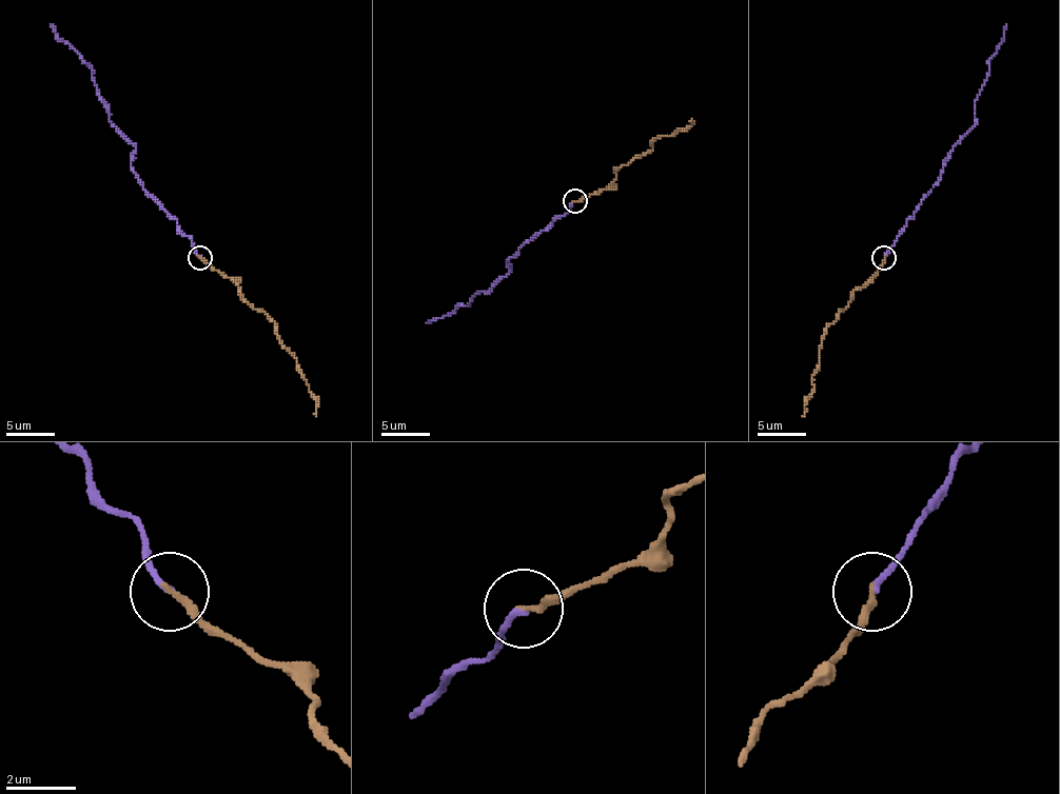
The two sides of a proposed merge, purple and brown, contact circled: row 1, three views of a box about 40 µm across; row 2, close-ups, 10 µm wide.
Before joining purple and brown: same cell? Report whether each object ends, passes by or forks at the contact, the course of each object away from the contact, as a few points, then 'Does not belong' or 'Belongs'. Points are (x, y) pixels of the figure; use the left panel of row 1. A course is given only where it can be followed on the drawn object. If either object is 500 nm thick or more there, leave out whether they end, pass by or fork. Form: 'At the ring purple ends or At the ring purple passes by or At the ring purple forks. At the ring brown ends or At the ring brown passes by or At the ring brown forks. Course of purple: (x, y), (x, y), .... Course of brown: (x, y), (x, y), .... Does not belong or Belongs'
At the ring purple ends. At the ring brown ends. Course of purple: (199, 258), (177, 221), (138, 180), (131, 165), (136, 145), (114, 124), (92, 78), (92, 68), (51, 24). Course of brown: (199, 258), (223, 273), (277, 323), (281, 345), (296, 360), (296, 370), (316, 401), (316, 416). Belongs

